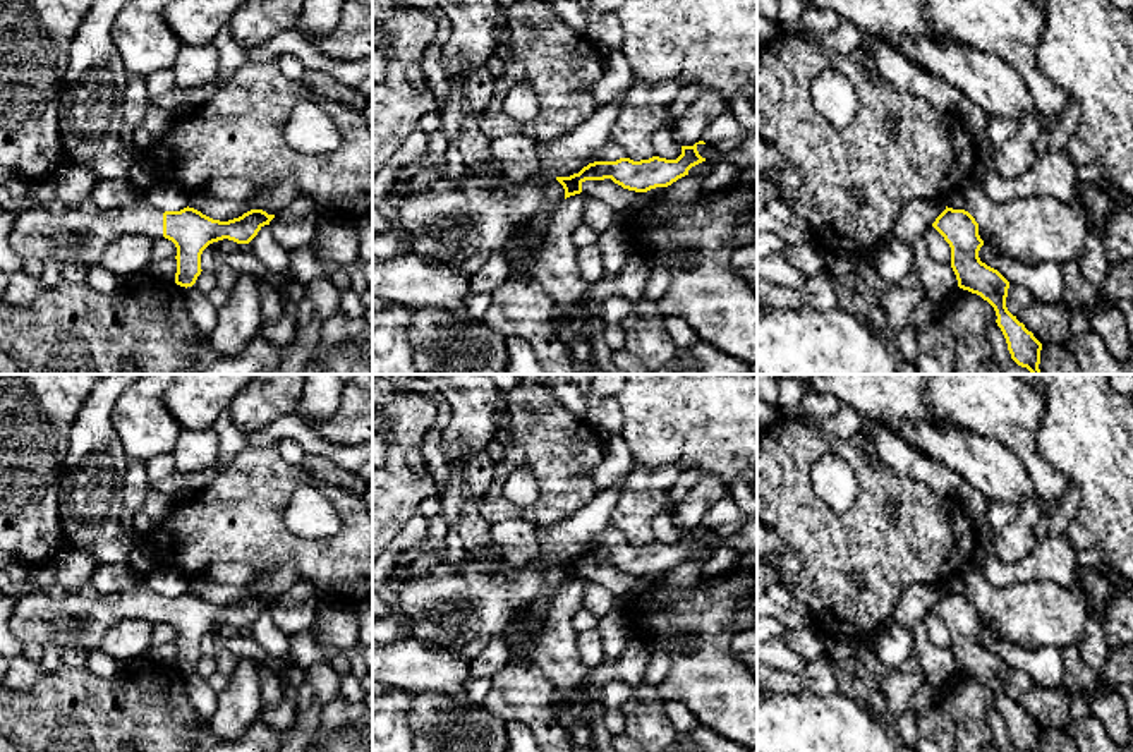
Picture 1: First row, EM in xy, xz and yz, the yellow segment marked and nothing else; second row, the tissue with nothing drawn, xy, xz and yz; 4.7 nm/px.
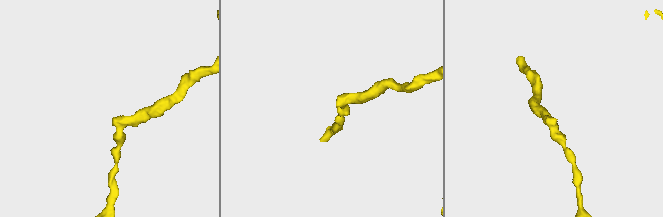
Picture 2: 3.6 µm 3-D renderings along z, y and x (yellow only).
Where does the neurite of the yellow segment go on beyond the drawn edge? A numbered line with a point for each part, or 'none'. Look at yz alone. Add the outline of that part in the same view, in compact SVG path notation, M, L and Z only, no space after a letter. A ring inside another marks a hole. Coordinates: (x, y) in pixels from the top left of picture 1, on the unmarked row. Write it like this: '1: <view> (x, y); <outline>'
none

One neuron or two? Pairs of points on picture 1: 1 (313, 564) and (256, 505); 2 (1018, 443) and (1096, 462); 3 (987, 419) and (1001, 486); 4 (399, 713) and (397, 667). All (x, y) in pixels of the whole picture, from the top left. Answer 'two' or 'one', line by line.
1: one
2: two
3: two
4: two

